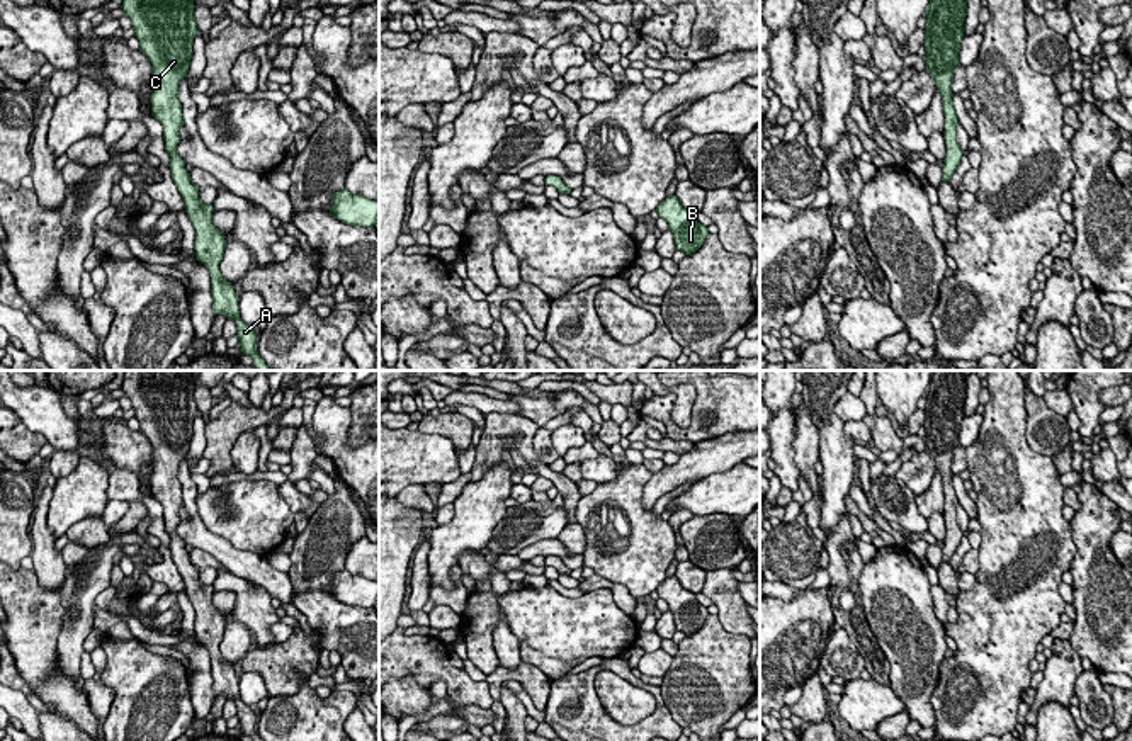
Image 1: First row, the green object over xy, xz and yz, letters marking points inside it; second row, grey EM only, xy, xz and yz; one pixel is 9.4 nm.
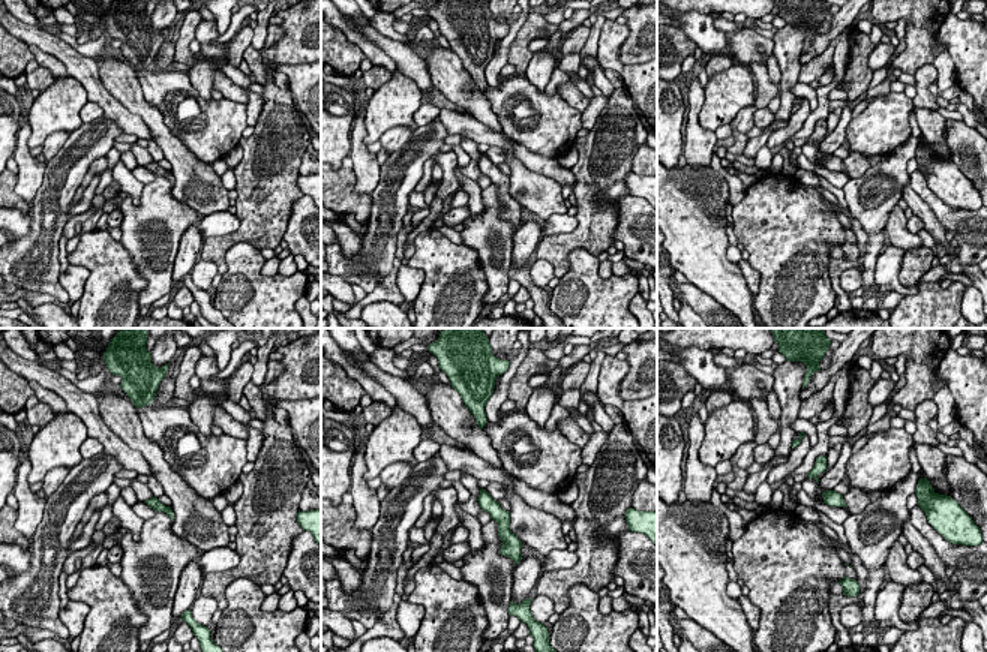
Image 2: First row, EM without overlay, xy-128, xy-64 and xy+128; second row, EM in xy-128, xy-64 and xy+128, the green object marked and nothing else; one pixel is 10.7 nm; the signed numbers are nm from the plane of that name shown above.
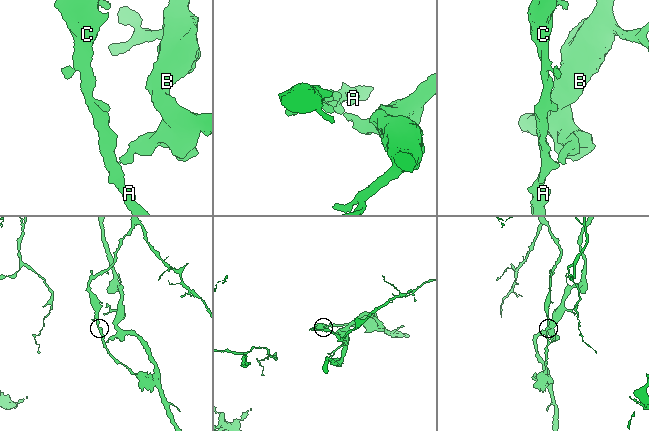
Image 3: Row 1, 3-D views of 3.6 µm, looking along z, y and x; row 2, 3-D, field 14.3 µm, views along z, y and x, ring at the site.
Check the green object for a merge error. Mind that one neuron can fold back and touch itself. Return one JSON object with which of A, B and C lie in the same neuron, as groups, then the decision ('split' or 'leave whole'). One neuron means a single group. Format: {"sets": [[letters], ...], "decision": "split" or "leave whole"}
{"sets": [["A", "B"], ["C"]], "decision": "split"}

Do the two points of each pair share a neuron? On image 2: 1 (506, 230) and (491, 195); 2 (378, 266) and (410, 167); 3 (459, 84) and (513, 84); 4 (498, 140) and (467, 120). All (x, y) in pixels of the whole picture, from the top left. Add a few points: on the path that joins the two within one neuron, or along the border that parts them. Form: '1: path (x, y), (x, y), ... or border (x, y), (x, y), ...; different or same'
1: path (497, 222), (491, 216), (491, 204); same
2: path (378, 242), (393, 191); same
3: border (482, 93), (500, 123); different
4: path (491, 138), (474, 128); same

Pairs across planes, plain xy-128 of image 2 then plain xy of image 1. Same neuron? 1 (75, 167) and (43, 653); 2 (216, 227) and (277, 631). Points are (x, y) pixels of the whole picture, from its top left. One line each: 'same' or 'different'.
1: different
2: same

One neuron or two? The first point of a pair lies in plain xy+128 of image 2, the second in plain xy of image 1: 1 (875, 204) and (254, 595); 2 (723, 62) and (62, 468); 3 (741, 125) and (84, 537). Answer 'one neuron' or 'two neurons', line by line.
1: two neurons
2: one neuron
3: one neuron

